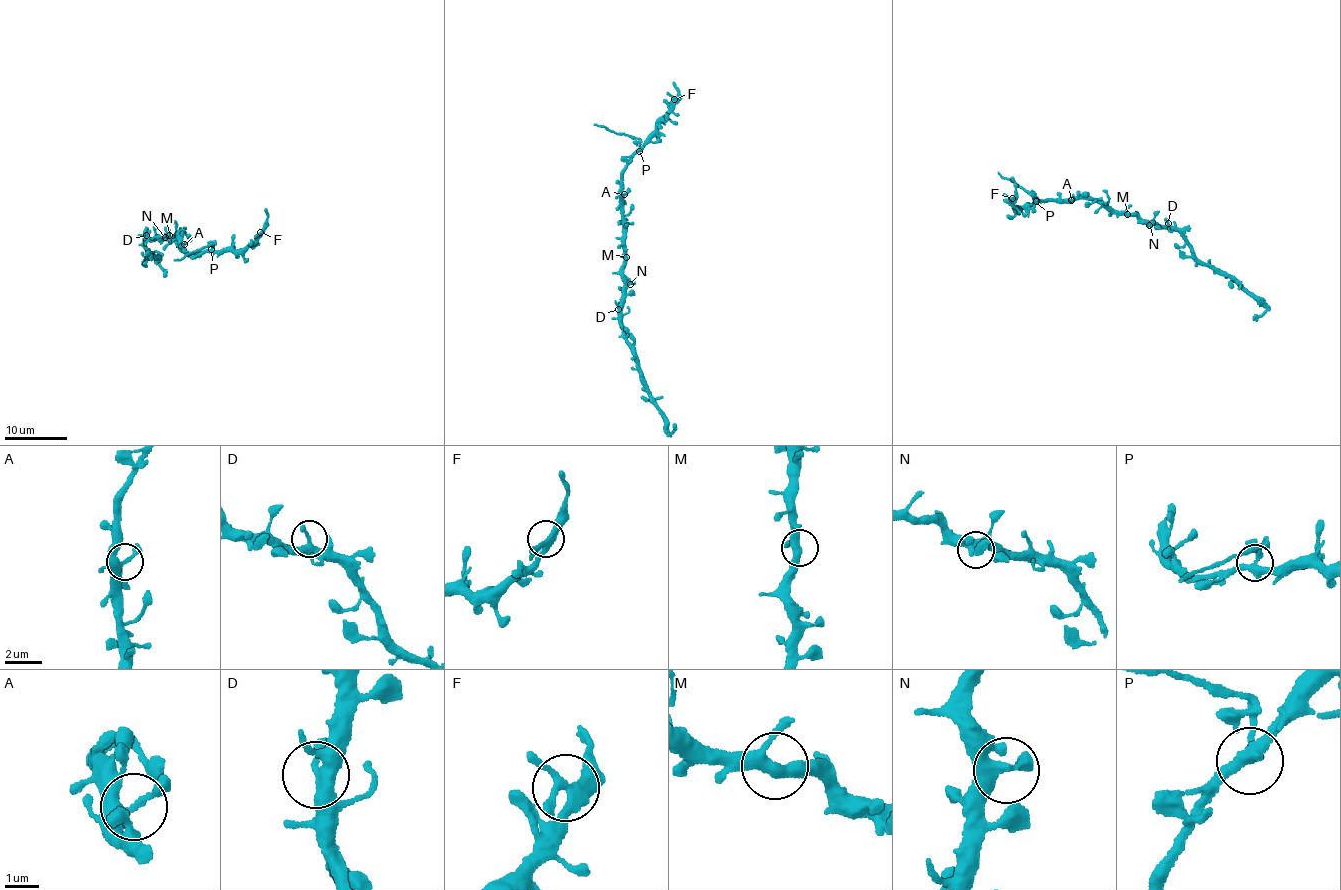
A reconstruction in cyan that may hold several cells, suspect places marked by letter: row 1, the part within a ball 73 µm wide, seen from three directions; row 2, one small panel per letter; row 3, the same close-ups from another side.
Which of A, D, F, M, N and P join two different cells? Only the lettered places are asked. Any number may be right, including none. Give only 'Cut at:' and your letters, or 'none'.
Cut at: P

